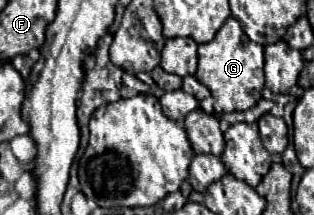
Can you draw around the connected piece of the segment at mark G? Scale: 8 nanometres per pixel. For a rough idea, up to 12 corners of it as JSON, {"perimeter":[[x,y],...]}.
{"perimeter":[[227,18],[199,46],[195,78],[217,114],[249,110],[265,86],[263,46]]}

